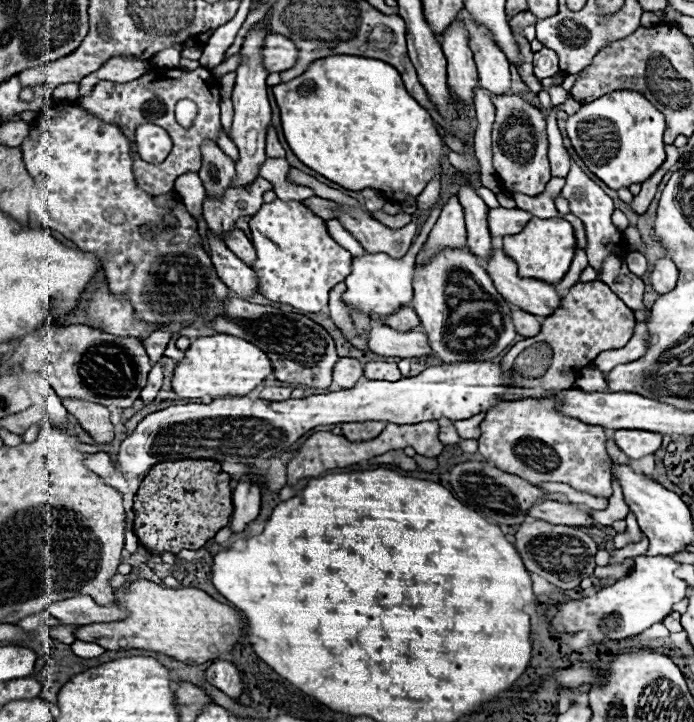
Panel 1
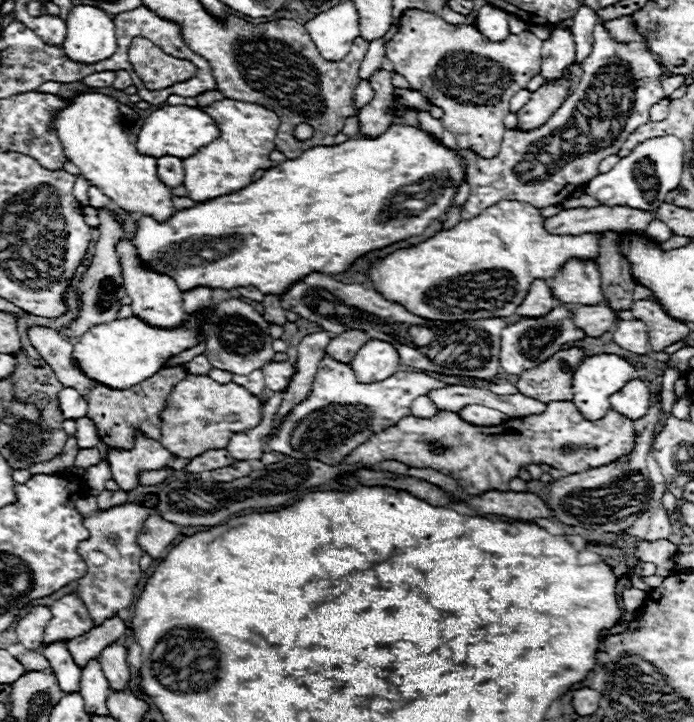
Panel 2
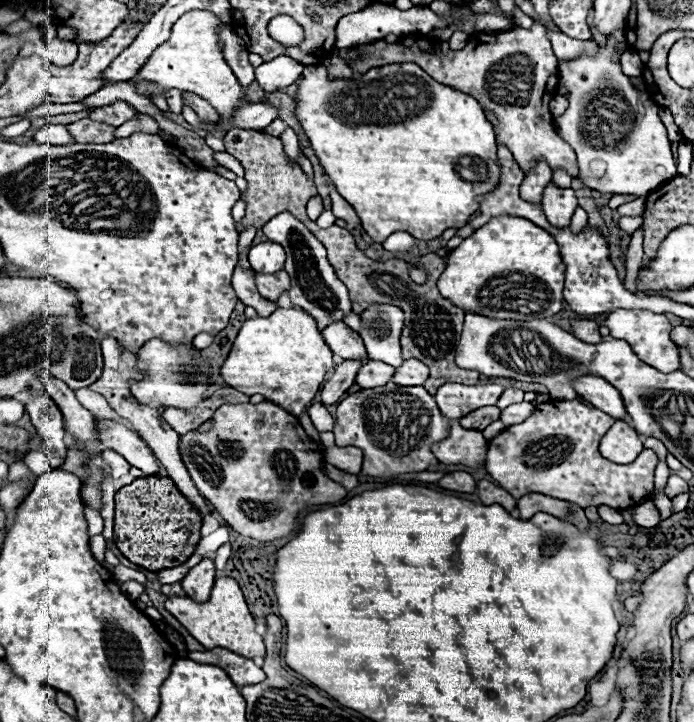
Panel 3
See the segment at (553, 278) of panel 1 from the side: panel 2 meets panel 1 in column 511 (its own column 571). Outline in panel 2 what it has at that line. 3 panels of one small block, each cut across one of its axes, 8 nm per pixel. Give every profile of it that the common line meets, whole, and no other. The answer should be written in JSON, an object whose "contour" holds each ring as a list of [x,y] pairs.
{"contour":[[[500,200],[472,220],[462,220],[454,228],[440,230],[420,244],[400,248],[386,258],[378,258],[368,266],[366,278],[388,302],[396,302],[426,320],[456,322],[512,316],[516,306],[522,304],[534,278],[552,278],[570,258],[598,258],[598,240],[594,234],[556,236],[548,234],[542,222],[544,218],[534,206],[516,200]]]}

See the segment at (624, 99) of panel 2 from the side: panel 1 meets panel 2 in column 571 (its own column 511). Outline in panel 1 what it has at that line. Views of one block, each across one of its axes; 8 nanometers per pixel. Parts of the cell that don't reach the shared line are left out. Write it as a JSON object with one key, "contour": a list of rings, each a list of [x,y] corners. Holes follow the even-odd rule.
{"contour":[[[518,94],[506,96],[492,96],[496,106],[496,122],[492,130],[492,166],[504,190],[508,194],[528,194],[538,196],[544,192],[550,176],[550,162],[548,162],[548,138],[546,138],[546,120],[542,112],[520,98]],[[514,128],[528,128],[528,130],[514,130]]]}

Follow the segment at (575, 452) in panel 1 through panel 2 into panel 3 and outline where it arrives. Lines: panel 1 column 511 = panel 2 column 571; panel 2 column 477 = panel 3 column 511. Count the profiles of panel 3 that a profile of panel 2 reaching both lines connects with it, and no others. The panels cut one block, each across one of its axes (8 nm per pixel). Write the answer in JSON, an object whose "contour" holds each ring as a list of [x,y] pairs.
{"contour":[[[550,400],[544,404],[538,404],[530,418],[526,418],[520,424],[508,426],[506,430],[502,430],[498,436],[490,440],[488,456],[486,456],[486,470],[516,500],[522,498],[524,494],[538,492],[538,494],[560,498],[566,502],[574,502],[582,508],[604,504],[604,506],[622,510],[622,508],[638,506],[640,502],[648,498],[648,494],[654,488],[654,468],[658,464],[658,456],[652,450],[644,450],[630,464],[614,464],[602,458],[598,452],[598,444],[612,424],[614,424],[612,416],[580,400]]]}

